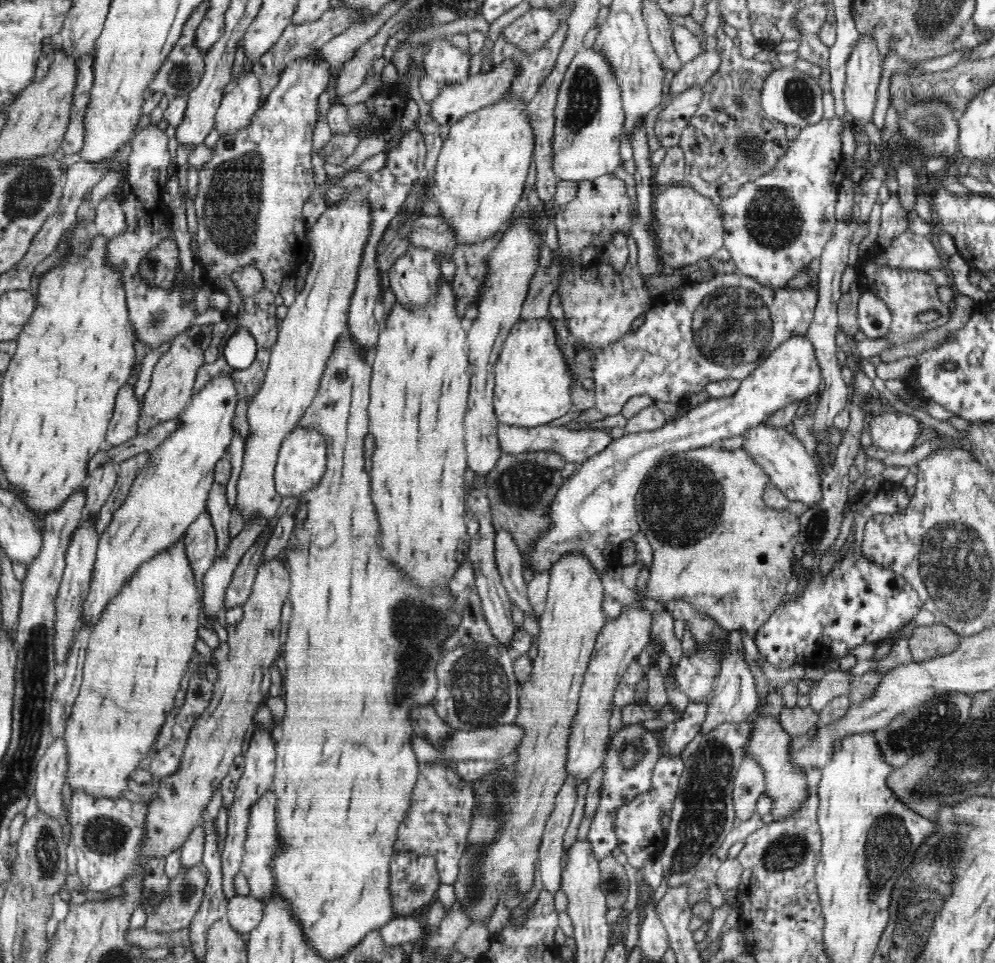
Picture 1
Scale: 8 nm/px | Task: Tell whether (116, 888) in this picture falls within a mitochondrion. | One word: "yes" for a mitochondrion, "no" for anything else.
no

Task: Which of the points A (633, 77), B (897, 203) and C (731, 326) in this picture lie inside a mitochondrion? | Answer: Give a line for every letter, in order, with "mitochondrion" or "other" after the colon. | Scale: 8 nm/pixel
A: mitochondrion
B: other
C: mitochondrion

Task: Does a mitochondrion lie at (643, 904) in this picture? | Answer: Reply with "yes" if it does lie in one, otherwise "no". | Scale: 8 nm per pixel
no

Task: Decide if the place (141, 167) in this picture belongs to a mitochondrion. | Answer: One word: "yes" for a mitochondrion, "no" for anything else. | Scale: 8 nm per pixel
no

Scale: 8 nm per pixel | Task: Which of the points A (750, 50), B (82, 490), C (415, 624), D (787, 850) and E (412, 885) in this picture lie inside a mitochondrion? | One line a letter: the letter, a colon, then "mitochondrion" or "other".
A: other
B: other
C: mitochondrion
D: mitochondrion
E: mitochondrion

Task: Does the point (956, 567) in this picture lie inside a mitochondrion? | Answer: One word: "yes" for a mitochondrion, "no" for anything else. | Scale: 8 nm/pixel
yes

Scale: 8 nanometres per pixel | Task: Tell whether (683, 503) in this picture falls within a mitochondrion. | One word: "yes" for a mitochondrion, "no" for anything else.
yes

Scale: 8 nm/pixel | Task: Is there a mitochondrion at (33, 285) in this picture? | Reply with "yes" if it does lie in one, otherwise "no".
no

